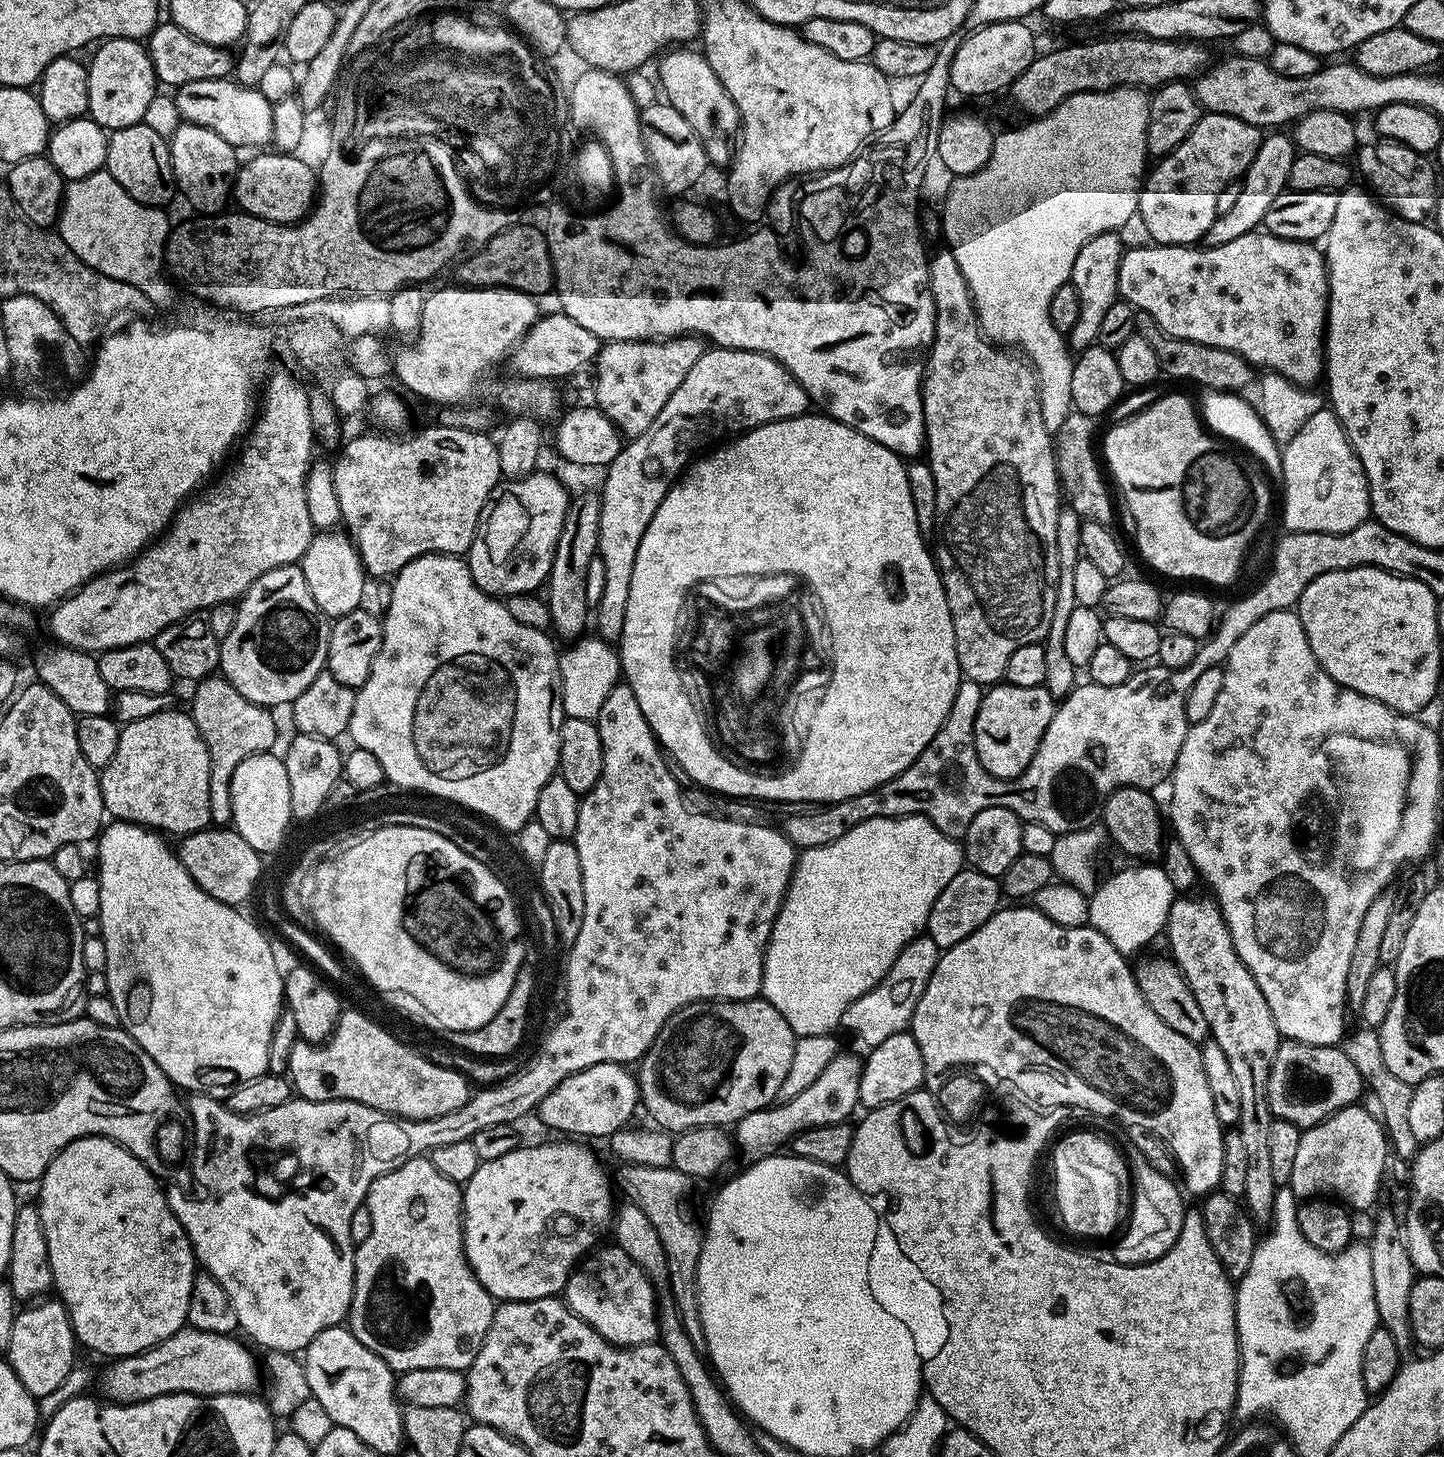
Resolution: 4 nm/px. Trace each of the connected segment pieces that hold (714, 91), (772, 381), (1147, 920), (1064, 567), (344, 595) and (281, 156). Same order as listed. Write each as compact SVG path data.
M699 51L671 52L664 54L669 56L659 57L661 60L658 80L662 85L663 99L675 106L682 114L682 118L686 118L686 122L690 122L692 129L700 135L708 155L709 165L727 169L734 155L734 144L733 141L732 144L728 141L726 133L720 132L716 120L728 120L731 116L733 119L732 99L726 94L722 82L718 82L718 74L710 70L710 62Z
M712 346L705 350L702 358L698 358L698 362L694 362L690 374L686 374L682 386L678 386L678 390L670 394L670 402L662 406L658 418L654 418L654 422L650 422L650 426L642 430L642 434L631 437L621 447L614 462L606 468L608 477L605 478L604 488L602 487L600 492L601 521L598 522L597 539L598 554L606 566L606 586L602 589L599 604L594 608L594 626L596 622L596 628L600 631L597 633L603 639L609 642L619 641L622 634L622 622L626 622L630 578L634 574L634 558L638 555L638 545L642 543L642 534L646 534L646 526L650 526L650 518L654 518L654 510L662 506L662 498L666 498L666 494L688 467L694 454L703 453L709 446L725 438L749 432L751 428L786 418L798 418L805 415L809 408L808 395L806 390L802 390L798 378L794 378L794 374L790 374L786 366L782 366L766 354Z
M1150 862L1130 866L1104 879L1089 895L1089 927L1098 930L1120 953L1130 956L1167 929L1170 906L1176 899L1173 882L1161 865Z
M1063 505L1058 514L1058 529L1055 539L1058 546L1058 562L1059 574L1056 583L1056 601L1054 602L1054 618L1050 622L1050 630L1046 634L1046 638L1042 641L1046 650L1046 678L1043 687L1047 688L1048 693L1057 698L1063 698L1076 687L1078 683L1078 669L1074 666L1074 662L1070 662L1070 657L1066 655L1065 635L1066 622L1070 618L1070 614L1074 614L1074 610L1078 607L1074 598L1074 571L1082 553L1080 551L1082 521L1080 515L1073 510L1072 507Z
M321 531L313 535L310 546L299 565L302 574L306 574L306 586L310 586L310 594L314 594L314 602L318 602L318 610L323 612L325 617L345 616L365 603L364 563L360 560L351 536L343 531Z
M264 150L253 156L256 156L253 160L239 165L234 181L235 207L249 216L271 220L273 224L303 220L318 196L318 176L313 165L311 168L306 161L299 160L299 155L275 150Z

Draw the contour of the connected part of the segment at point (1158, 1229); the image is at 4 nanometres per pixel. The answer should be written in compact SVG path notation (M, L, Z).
M1139 1159L1131 1161L1130 1164L1130 1179L1134 1185L1134 1191L1130 1215L1123 1229L1124 1237L1117 1242L1116 1249L1110 1252L1111 1259L1117 1264L1145 1264L1151 1260L1157 1260L1159 1256L1166 1254L1166 1250L1170 1250L1170 1246L1174 1246L1184 1221L1185 1197L1177 1181L1147 1159Z

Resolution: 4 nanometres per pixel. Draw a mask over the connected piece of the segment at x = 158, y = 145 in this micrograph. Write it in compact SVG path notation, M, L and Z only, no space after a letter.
M148 122L115 129L108 138L106 169L131 198L147 205L167 205L177 191L168 145L166 136Z

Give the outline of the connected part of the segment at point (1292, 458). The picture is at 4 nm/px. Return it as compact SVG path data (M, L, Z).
M1331 407L1321 408L1282 448L1284 528L1290 532L1345 532L1369 519L1370 490L1352 444Z

